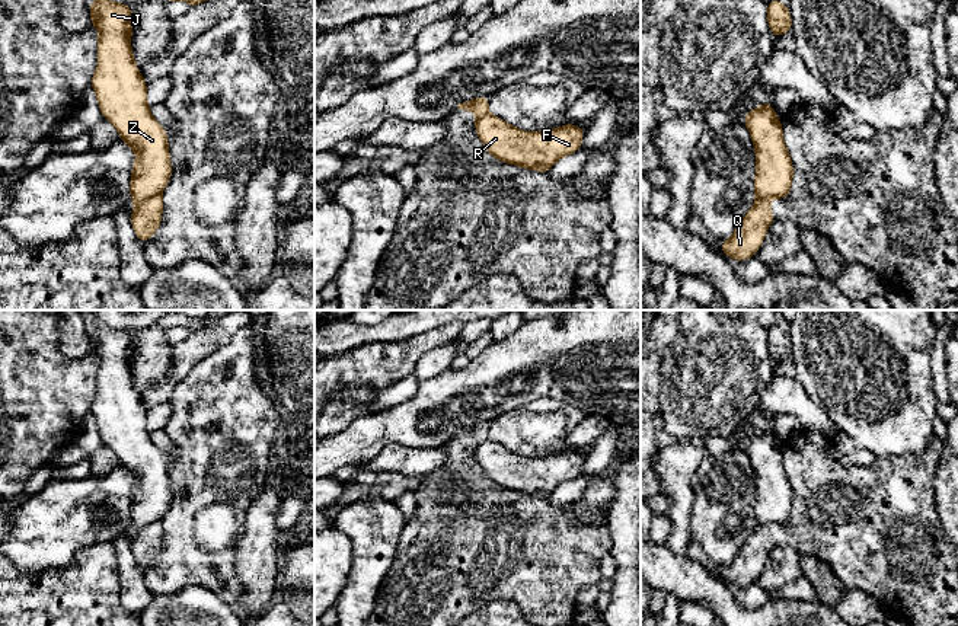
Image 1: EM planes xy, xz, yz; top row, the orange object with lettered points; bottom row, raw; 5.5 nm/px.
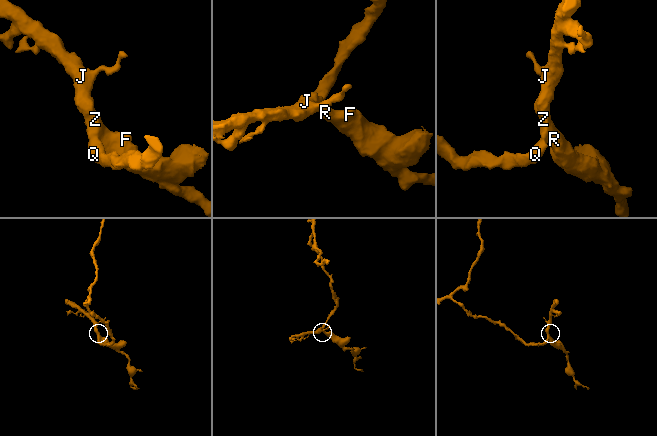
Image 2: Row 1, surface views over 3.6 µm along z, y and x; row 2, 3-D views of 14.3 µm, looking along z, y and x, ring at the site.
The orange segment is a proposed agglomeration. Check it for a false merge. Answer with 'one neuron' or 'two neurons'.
two neurons

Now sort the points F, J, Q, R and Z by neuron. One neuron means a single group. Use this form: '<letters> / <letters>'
F J R Z / Q

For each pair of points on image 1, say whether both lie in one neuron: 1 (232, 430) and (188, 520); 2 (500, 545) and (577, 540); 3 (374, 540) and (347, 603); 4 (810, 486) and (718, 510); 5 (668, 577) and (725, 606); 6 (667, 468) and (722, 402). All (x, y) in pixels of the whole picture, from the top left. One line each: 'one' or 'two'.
1: one
2: one
3: one
4: two
5: one
6: two

